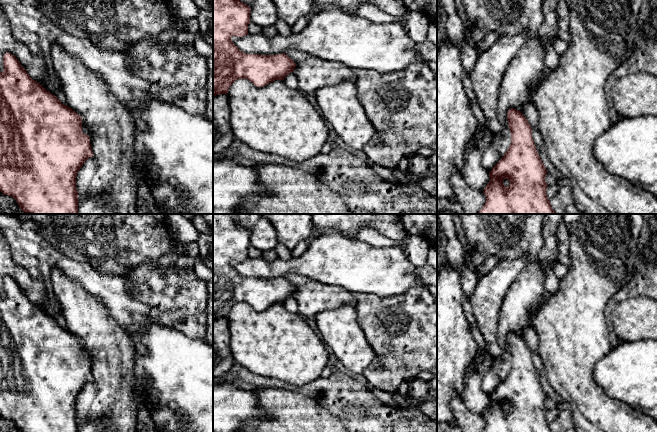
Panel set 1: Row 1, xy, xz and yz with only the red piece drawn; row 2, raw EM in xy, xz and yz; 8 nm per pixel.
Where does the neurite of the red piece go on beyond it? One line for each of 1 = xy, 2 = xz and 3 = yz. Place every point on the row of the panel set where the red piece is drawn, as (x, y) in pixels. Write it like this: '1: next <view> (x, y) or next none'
1: next none
2: next none
3: next none

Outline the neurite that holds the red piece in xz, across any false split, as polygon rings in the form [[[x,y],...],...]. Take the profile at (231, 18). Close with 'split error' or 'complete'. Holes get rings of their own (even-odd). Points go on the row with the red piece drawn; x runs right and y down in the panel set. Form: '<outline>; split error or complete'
[[[213,0],[213,97],[227,94],[230,86],[238,79],[248,79],[256,87],[264,87],[275,80],[284,78],[294,71],[296,64],[285,53],[277,55],[246,54],[238,49],[231,40],[232,36],[248,35],[251,9],[240,0]]]; complete

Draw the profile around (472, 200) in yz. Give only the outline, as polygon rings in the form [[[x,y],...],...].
[[[454,171],[450,179],[456,201],[462,206],[464,214],[479,214],[486,202],[483,192],[470,187],[464,180],[463,174]]]

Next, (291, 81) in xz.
[[[294,72],[289,73],[284,78],[284,82],[289,88],[297,89],[297,90],[299,89],[298,79]]]

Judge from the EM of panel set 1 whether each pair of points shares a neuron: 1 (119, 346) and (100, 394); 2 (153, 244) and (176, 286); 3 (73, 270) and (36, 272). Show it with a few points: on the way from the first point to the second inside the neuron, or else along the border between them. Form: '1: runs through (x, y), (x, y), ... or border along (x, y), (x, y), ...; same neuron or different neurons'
1: runs through (112, 358), (112, 382); same neuron
2: border along (157, 260), (147, 260), (134, 266); different neurons
3: runs through (64, 264), (61, 262), (45, 263); same neuron

